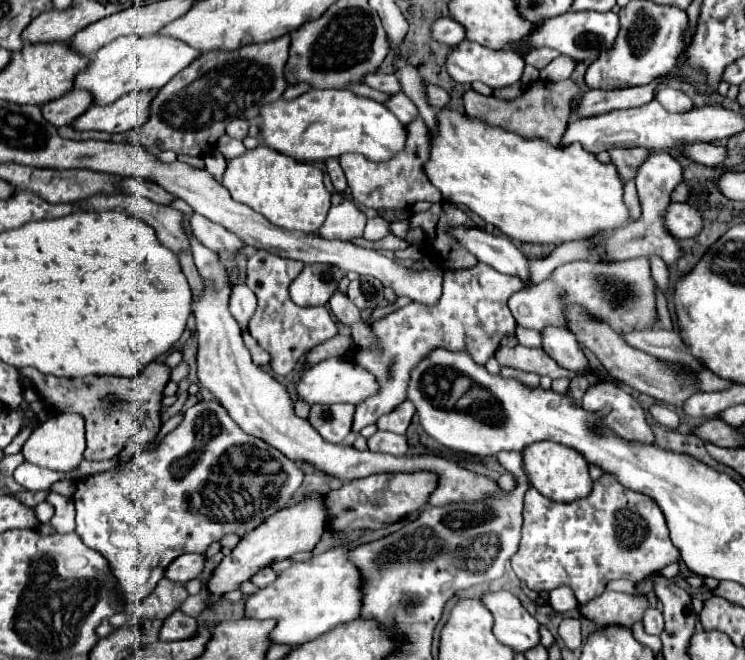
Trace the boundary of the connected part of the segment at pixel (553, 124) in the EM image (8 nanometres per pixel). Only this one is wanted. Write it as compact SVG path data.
M535 81L529 87L525 87L523 95L515 101L503 101L495 97L483 97L481 93L469 89L463 95L463 105L465 105L465 115L471 119L481 119L487 125L507 129L511 133L517 133L521 137L541 137L551 145L559 145L565 129L567 129L567 119L571 113L571 101L577 97L579 89L573 81Z

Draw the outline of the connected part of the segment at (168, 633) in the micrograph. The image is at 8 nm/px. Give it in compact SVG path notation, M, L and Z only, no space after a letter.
M173 611L161 631L159 631L159 639L161 641L185 641L185 639L191 639L197 635L197 621L195 617L187 617L179 611Z

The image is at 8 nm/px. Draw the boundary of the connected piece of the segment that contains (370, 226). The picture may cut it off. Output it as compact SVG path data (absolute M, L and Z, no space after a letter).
M375 217L375 219L369 219L367 221L367 227L365 227L365 239L371 239L371 241L377 241L377 239L383 239L385 235L389 235L389 221L383 219L383 217Z

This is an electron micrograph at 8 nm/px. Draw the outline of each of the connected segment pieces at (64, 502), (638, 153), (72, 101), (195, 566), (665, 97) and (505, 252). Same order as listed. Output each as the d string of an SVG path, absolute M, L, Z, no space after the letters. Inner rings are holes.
M49 491L47 501L55 507L55 515L51 517L51 525L57 533L71 533L75 531L75 509L73 509L73 501L65 499L59 493Z
M633 147L633 149L609 149L611 161L617 165L619 175L623 177L623 181L631 181L637 175L639 165L649 157L649 149L641 149L641 147Z
M67 91L63 97L41 105L43 119L55 127L69 125L79 113L85 113L91 105L91 95L87 91Z
M187 553L177 557L169 569L165 571L165 577L171 581L179 581L179 583L187 583L193 577L199 577L203 567L207 563L205 553Z
M661 89L657 93L657 101L671 113L687 113L693 109L693 103L691 103L691 97L687 97L683 91L679 89Z
M457 225L453 229L453 239L461 243L469 253L501 273L519 275L521 279L529 279L527 259L507 237L495 237L479 227L471 229L467 225Z

